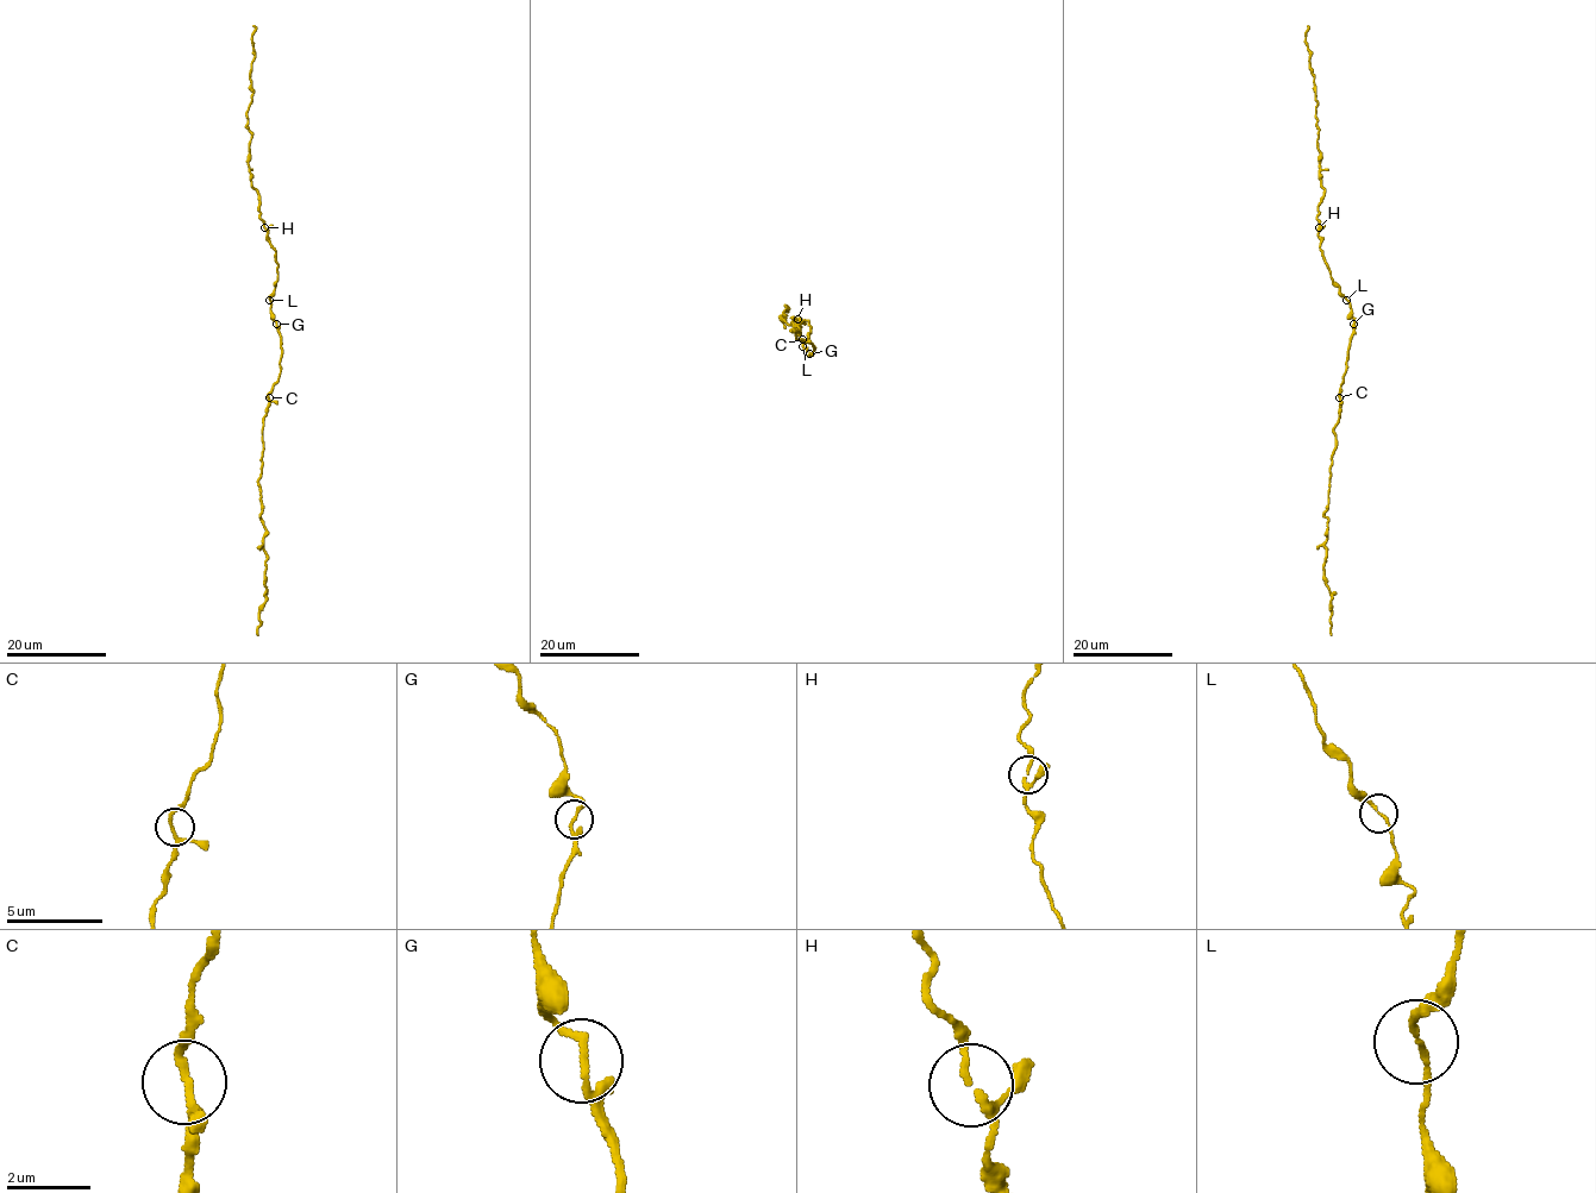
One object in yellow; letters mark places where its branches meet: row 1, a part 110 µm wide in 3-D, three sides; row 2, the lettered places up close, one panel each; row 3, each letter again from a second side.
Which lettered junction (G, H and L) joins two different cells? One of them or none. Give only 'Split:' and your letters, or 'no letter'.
Split: no letter

